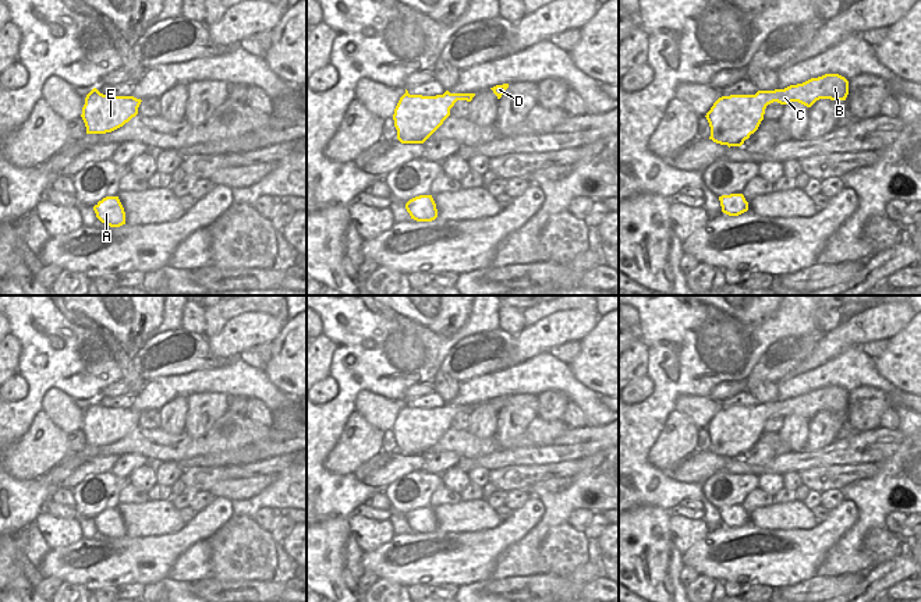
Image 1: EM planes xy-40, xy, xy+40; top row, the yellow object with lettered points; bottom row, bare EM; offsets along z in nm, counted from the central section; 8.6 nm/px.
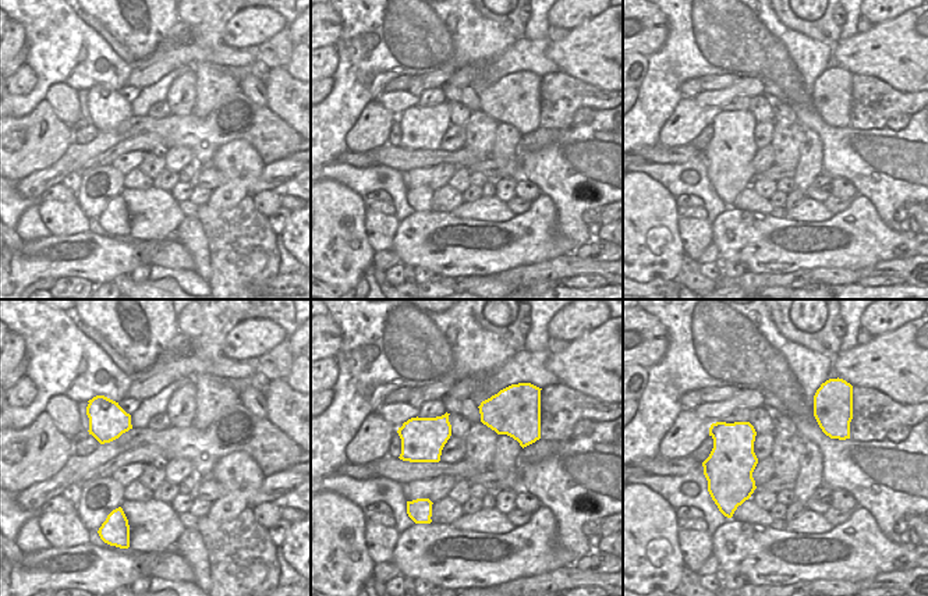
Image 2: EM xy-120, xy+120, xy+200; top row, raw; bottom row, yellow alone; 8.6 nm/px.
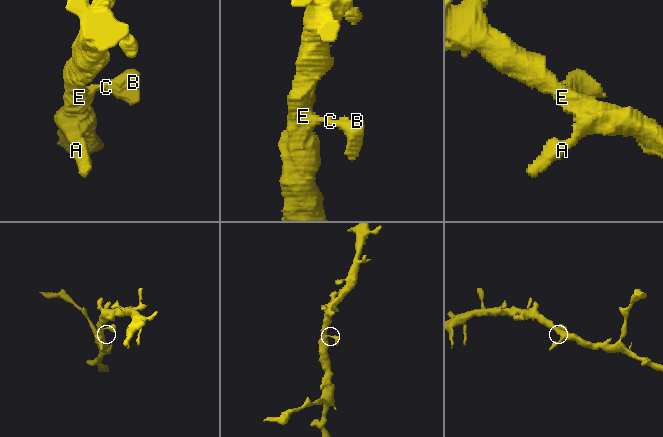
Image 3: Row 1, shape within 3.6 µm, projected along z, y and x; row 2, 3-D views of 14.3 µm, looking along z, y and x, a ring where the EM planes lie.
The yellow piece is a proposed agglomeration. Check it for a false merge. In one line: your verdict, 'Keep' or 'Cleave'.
Keep.

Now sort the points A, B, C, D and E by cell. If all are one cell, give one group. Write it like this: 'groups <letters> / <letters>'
groups A B C D E

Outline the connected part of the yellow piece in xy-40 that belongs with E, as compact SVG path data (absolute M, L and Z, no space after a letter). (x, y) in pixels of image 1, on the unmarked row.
M93 400L81 426L86 446L106 446L123 439L138 426L141 414L134 408L103 407Z

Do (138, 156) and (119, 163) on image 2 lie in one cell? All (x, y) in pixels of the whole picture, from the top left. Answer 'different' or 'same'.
same

